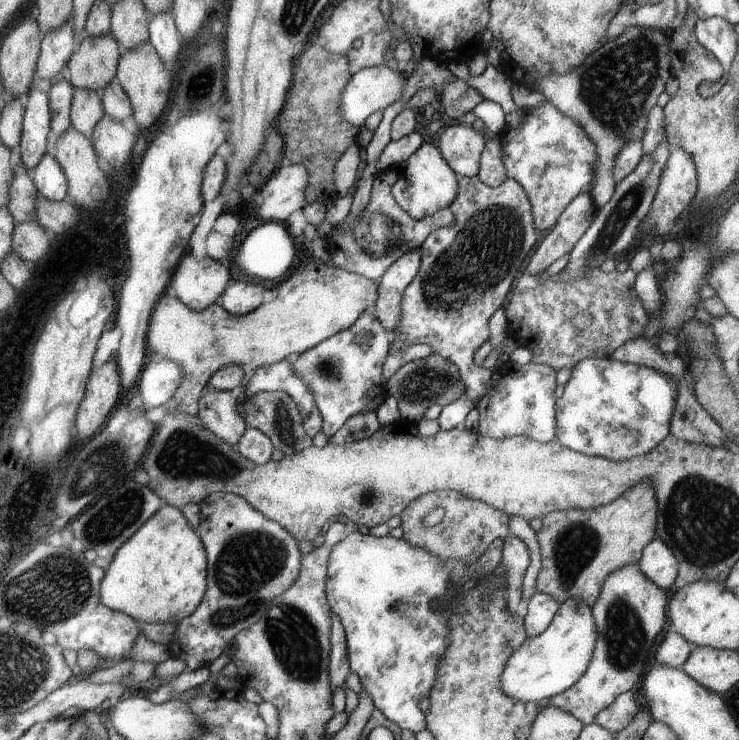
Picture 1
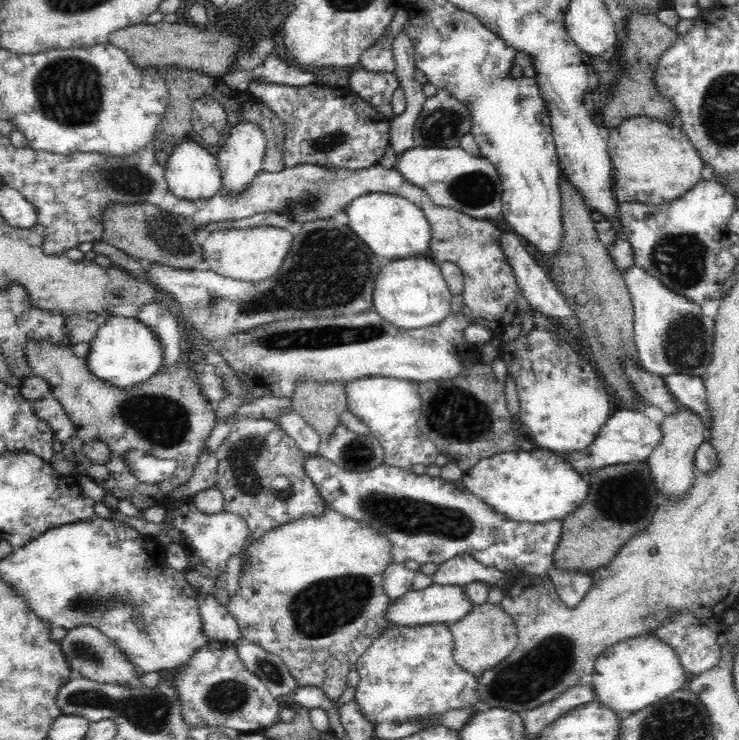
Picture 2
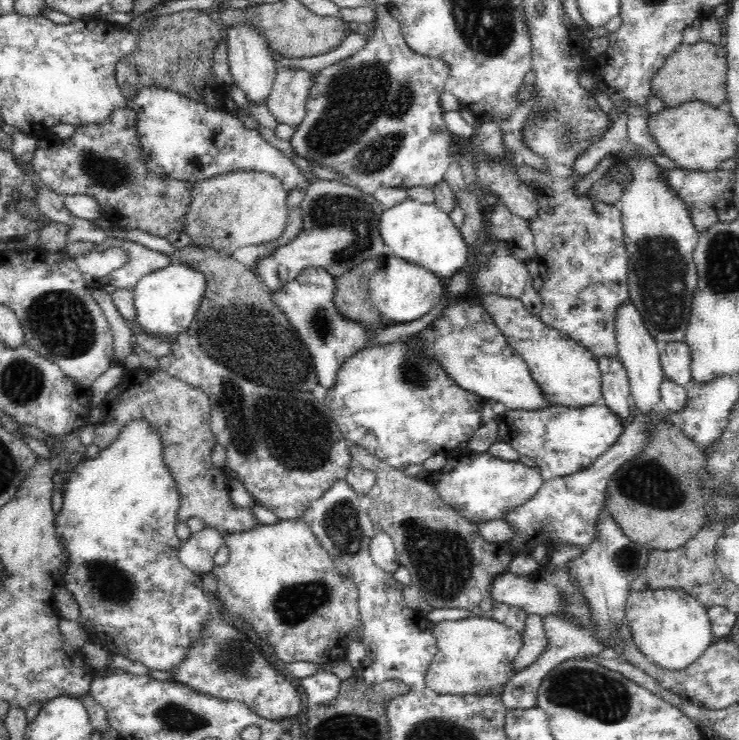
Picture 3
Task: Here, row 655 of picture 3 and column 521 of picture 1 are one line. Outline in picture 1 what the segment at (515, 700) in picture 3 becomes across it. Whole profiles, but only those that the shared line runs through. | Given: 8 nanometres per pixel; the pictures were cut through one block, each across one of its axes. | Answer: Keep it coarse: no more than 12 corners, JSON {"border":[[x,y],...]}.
{"border":[[511,536],[503,540],[501,564],[508,584],[507,607],[522,602],[530,565],[528,548]]}

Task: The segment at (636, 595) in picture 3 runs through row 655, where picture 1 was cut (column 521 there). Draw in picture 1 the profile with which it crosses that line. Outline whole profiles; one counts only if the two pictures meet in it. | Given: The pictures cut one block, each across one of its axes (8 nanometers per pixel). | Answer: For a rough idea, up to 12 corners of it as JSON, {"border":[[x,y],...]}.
{"border":[[569,599],[508,658],[499,688],[543,704],[590,667],[598,626]]}

